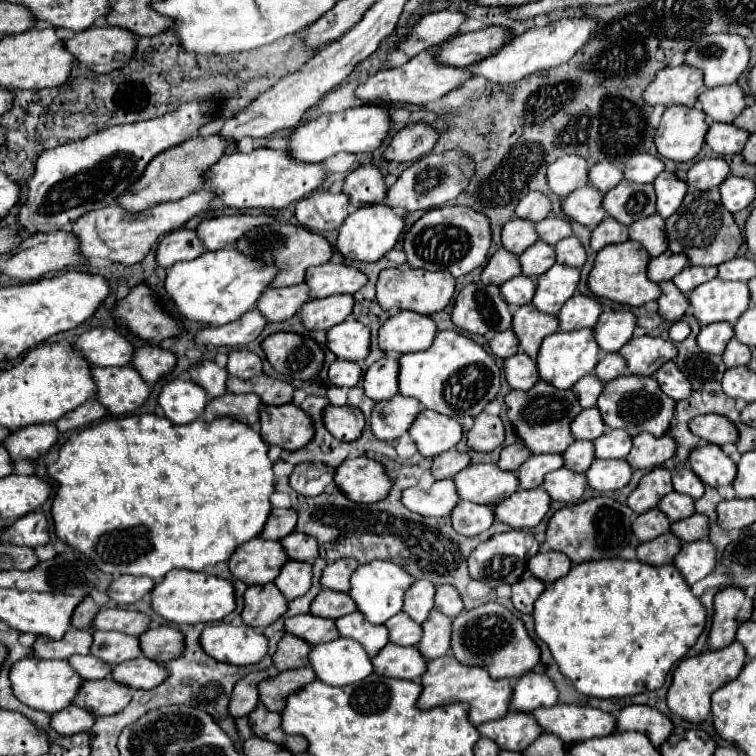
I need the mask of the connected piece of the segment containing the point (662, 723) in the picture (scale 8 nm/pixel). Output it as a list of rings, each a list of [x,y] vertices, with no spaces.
[[[629,705],[617,717],[617,731],[641,731],[651,737],[651,743],[659,747],[671,733],[673,723],[657,709],[647,705]]]

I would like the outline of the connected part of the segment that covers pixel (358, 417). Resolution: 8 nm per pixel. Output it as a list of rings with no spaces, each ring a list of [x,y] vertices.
[[[327,405],[323,413],[323,425],[335,439],[353,441],[361,435],[365,427],[365,417],[359,409],[349,405],[343,405],[343,407]]]

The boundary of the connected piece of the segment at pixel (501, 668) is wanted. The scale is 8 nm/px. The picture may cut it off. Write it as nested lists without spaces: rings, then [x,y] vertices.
[[[485,603],[463,611],[453,619],[451,653],[463,665],[477,665],[489,671],[493,679],[517,679],[529,673],[539,661],[539,647],[527,635],[523,621],[499,603]]]

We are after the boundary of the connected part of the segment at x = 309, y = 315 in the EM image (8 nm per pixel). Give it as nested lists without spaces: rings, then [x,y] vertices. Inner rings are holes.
[[[333,295],[325,299],[307,301],[299,311],[299,319],[307,331],[331,329],[333,325],[345,321],[351,315],[353,297],[351,295]]]

